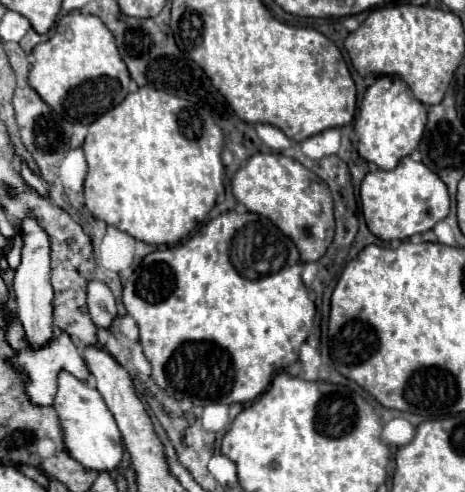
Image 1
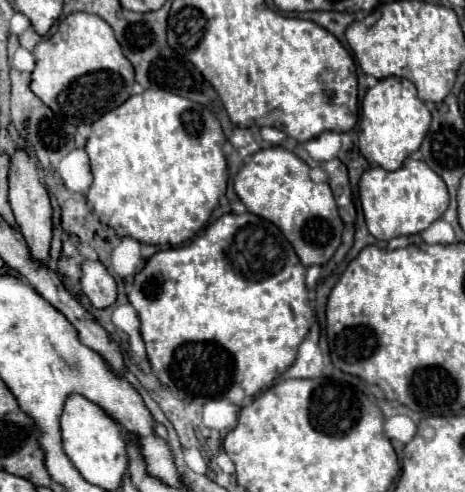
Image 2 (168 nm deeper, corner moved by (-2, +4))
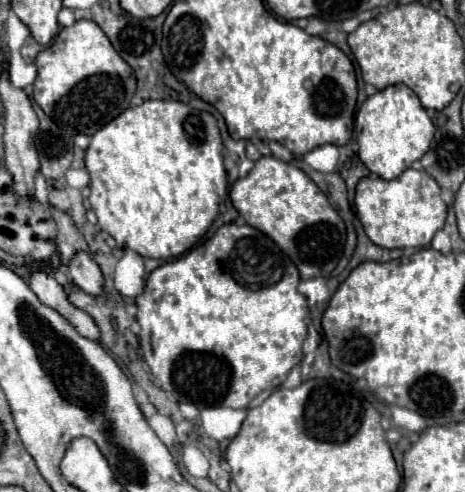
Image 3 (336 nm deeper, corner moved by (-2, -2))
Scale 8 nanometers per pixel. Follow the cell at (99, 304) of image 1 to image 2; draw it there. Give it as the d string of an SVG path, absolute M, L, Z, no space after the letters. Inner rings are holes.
M98 260L82 262L80 288L90 298L92 306L96 306L96 308L108 308L116 302L116 282L108 274L104 264Z

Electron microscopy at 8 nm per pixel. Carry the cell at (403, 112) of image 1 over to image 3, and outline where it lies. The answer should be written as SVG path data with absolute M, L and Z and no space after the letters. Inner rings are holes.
M394 84L378 90L360 106L356 114L354 136L358 142L358 156L366 168L384 180L400 176L414 160L420 160L434 136L434 124L422 108L418 96L404 84Z

